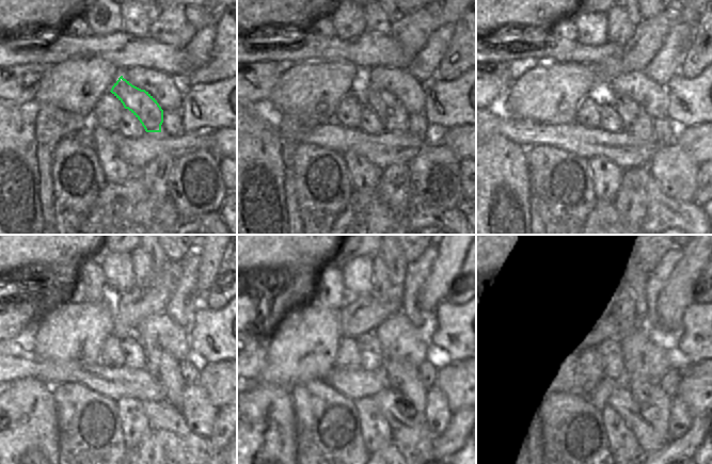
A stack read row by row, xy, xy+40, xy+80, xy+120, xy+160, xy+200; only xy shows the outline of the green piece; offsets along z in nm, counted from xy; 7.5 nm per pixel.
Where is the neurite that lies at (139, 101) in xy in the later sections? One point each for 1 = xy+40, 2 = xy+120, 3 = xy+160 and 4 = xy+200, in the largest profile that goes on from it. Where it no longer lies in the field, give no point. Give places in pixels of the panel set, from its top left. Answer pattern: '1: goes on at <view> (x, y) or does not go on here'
1: goes on at xy+40 (394, 117)
2: goes on at xy+120 (163, 368)
3: goes on at xy+160 (404, 378)
4: goes on at xy+200 (654, 404)

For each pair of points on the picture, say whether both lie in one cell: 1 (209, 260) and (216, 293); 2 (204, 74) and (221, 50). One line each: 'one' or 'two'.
1: two
2: one

